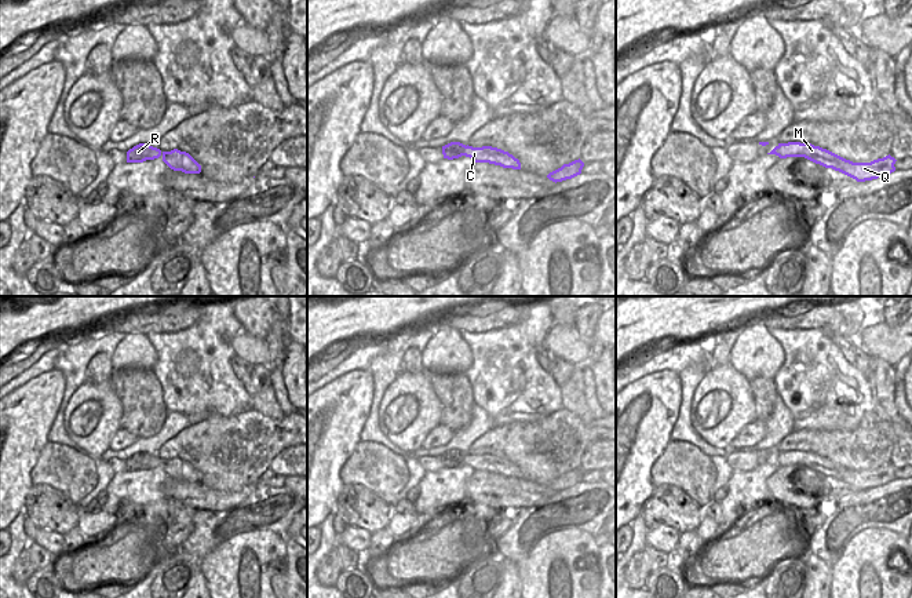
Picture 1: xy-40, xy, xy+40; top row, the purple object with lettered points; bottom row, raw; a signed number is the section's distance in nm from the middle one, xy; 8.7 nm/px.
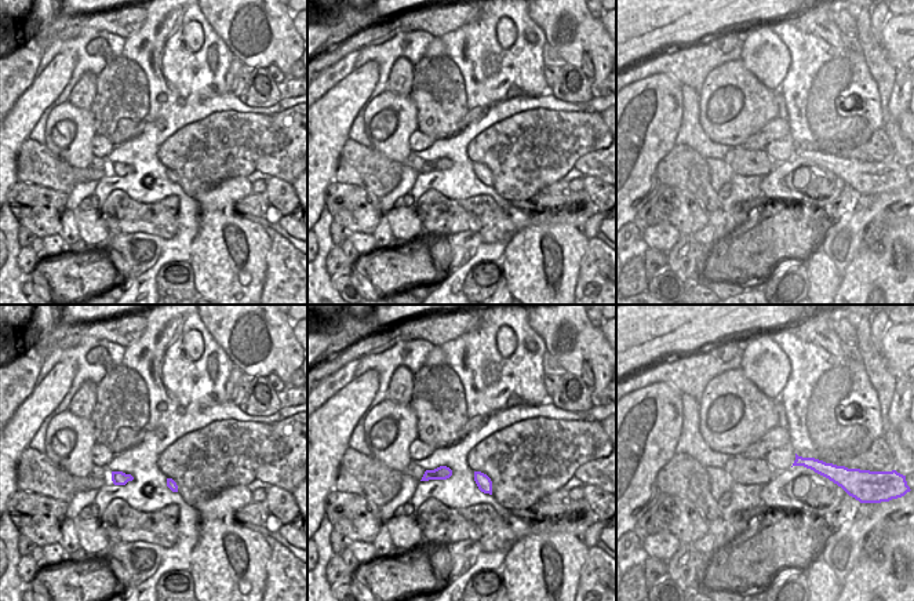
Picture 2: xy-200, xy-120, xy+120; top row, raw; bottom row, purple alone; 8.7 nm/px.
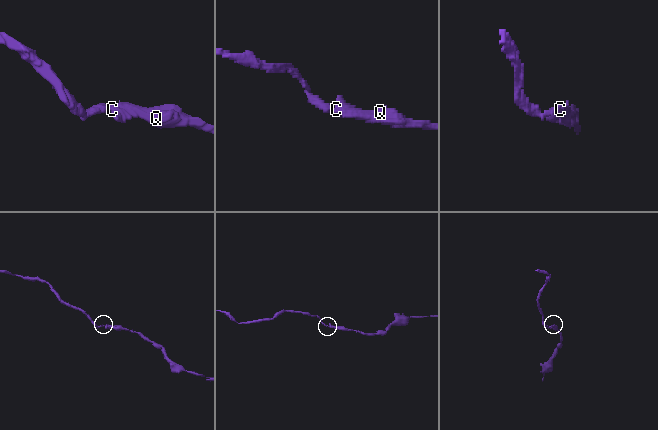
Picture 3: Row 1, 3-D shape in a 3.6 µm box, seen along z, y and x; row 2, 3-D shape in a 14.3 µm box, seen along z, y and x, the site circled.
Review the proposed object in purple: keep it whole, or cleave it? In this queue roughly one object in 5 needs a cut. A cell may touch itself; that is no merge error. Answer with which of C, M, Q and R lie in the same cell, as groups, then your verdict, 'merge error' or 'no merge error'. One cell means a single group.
C M Q R; no merge error

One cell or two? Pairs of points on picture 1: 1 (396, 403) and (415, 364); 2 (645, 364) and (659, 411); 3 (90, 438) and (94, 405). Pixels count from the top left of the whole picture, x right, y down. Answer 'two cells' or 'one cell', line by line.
1: two cells
2: two cells
3: one cell

